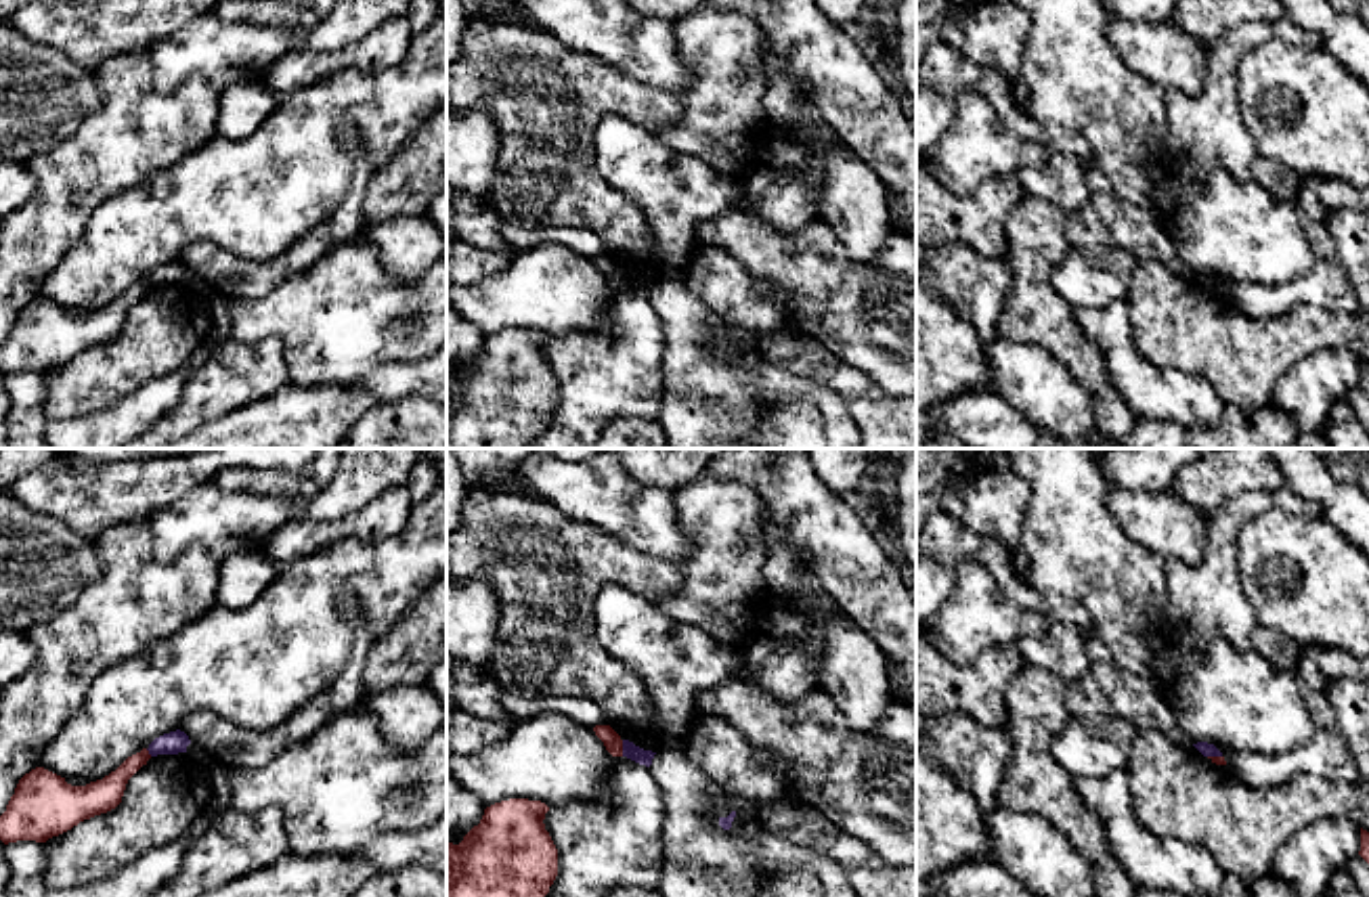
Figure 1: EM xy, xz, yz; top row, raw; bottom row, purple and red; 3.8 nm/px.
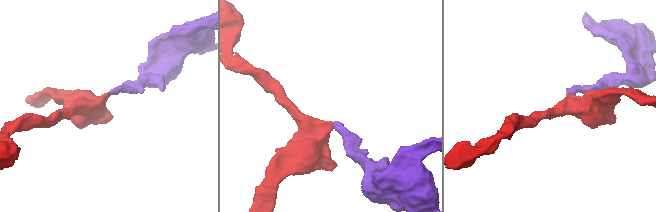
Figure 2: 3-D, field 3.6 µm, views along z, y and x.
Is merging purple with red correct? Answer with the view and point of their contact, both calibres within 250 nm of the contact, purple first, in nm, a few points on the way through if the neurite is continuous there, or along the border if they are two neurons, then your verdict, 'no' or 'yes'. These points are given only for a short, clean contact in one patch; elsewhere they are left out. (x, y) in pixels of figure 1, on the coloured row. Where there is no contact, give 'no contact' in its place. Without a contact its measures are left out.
contact xz (623, 749); calibres 60 and 70 nm; border xz (621, 740), (623, 755); no

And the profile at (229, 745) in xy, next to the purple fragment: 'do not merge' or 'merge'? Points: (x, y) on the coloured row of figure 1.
do not merge

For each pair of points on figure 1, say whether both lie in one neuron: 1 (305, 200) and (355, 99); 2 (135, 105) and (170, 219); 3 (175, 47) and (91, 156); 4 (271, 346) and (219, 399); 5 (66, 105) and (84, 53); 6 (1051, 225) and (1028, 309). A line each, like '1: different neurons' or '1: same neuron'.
1: same neuron
2: different neurons
3: different neurons
4: same neuron
5: different neurons
6: same neuron

